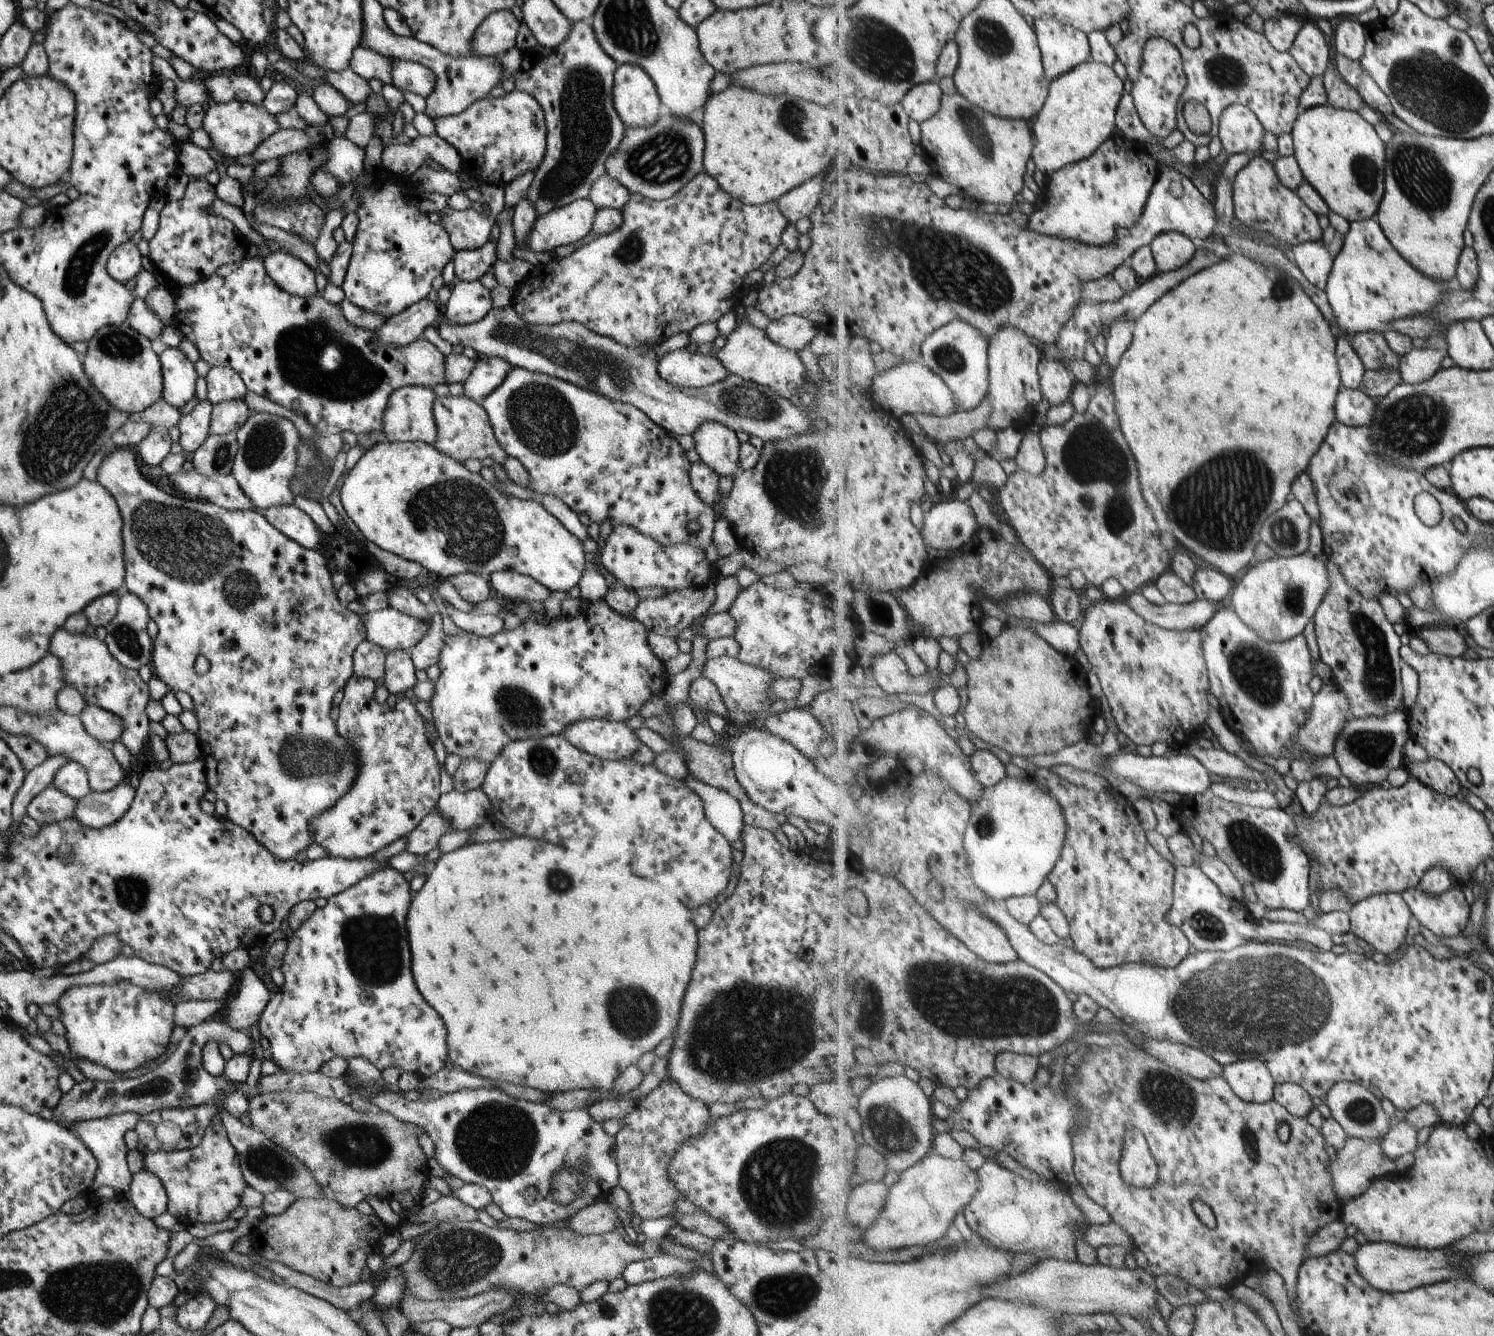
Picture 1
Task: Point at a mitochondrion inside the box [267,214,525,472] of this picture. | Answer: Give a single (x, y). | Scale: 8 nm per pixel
(293, 350)

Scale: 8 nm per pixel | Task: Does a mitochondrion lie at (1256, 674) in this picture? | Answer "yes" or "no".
yes

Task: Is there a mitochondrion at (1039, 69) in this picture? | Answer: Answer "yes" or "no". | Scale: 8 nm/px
no

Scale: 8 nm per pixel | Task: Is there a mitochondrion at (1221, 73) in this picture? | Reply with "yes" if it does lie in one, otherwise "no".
yes

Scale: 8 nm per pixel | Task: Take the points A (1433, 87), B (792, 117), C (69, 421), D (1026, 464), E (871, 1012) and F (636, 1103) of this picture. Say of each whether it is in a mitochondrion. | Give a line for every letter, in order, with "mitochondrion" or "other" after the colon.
A: mitochondrion
B: mitochondrion
C: mitochondrion
D: other
E: mitochondrion
F: other

